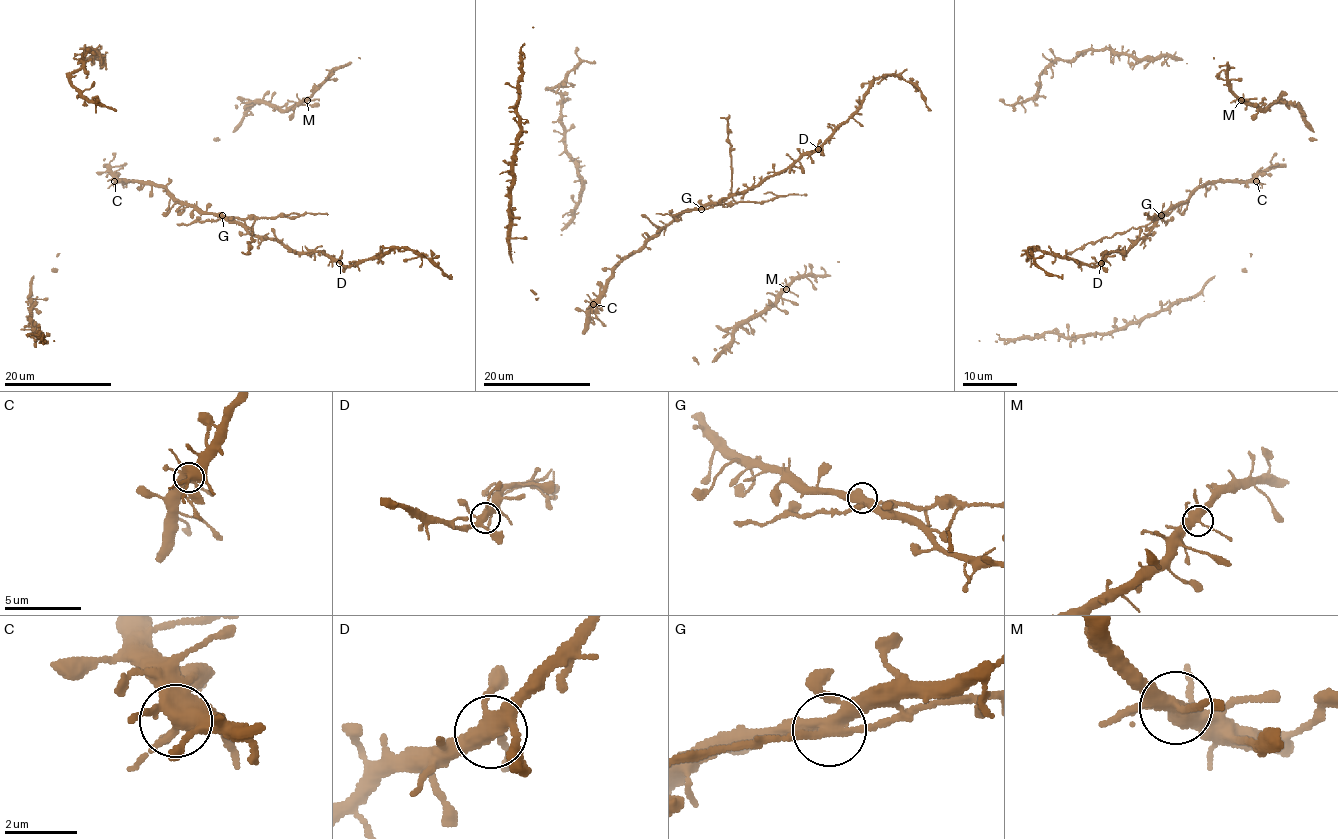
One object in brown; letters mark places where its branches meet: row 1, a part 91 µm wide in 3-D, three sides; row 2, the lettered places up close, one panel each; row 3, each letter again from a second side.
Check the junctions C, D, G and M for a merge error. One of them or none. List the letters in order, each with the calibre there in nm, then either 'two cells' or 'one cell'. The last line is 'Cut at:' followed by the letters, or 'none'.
C: 480 nm | one cell
D: 380 nm | one cell
G: 400 nm | two cells
M: 400 nm | one cell
Cut at: G

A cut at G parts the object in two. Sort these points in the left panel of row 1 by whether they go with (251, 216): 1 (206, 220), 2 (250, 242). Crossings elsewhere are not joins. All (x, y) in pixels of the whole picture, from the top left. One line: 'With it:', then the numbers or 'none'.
With it: 1, 2

